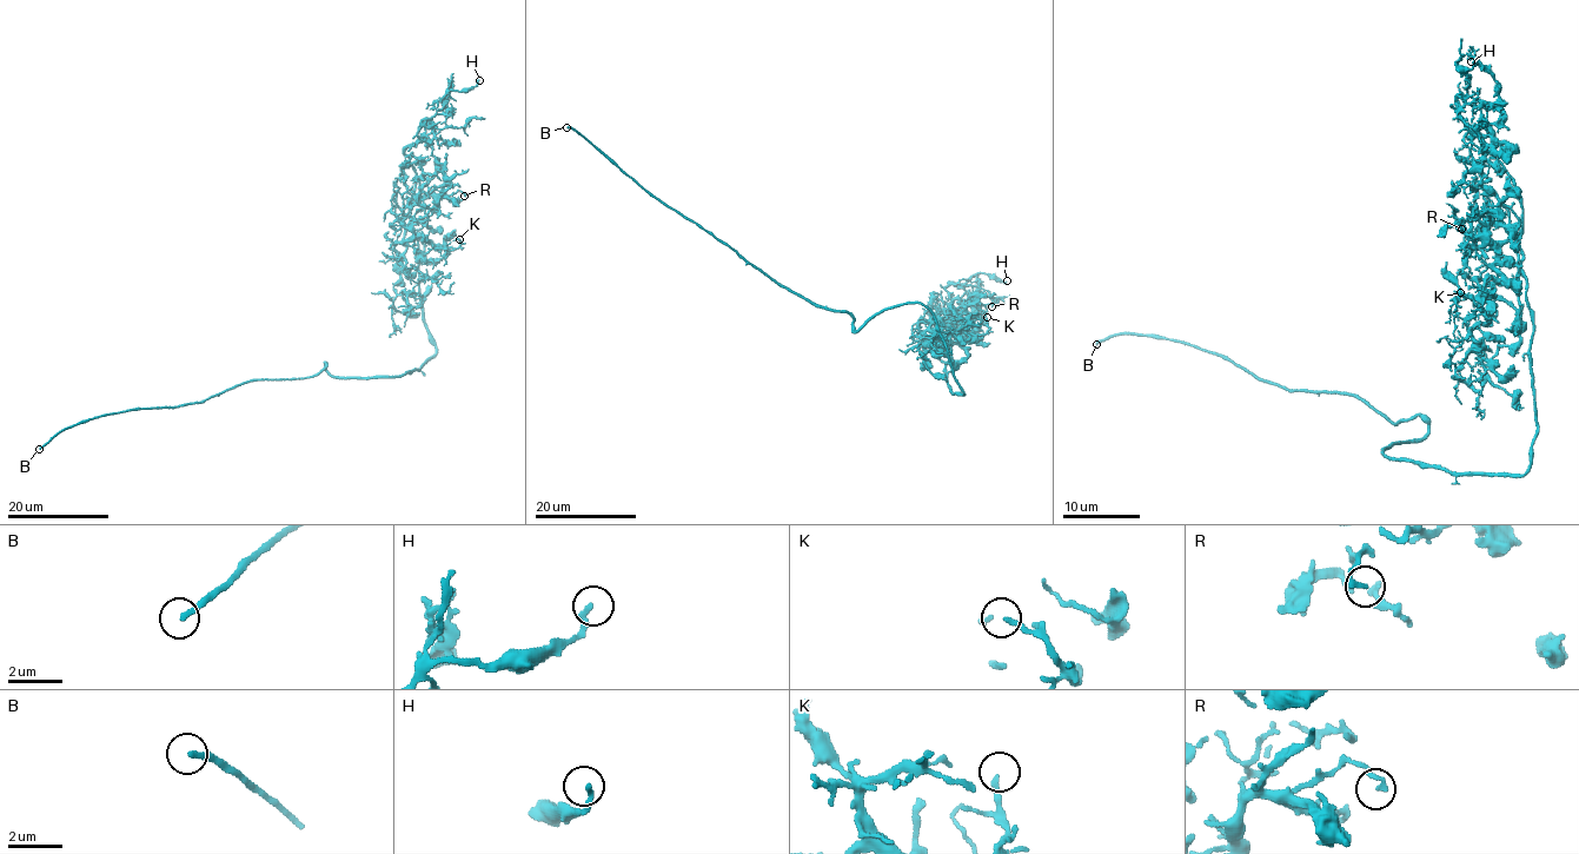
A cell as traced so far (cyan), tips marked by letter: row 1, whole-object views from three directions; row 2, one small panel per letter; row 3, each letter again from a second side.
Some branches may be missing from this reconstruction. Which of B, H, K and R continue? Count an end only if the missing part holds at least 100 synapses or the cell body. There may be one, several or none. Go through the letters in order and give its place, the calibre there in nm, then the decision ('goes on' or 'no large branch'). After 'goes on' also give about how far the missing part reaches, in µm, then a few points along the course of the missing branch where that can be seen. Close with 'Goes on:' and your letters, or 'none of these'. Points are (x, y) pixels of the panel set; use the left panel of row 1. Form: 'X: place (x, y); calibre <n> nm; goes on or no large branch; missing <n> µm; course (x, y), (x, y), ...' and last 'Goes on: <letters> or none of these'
B: place (39, 449); calibre 200 nm; goes on; missing 15 µm
H: place (479, 80); calibre 190 nm; no large branch
K: place (459, 239); calibre 180 nm; no large branch
R: place (464, 196); calibre 150 nm; no large branch
Goes on: B

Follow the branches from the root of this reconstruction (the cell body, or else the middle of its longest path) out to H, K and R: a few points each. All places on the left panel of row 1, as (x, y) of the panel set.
H: (406, 373), (436, 348), (405, 150), (439, 99), (479, 80)
K: (406, 373), (436, 348), (424, 322), (417, 236), (407, 231), (396, 243), (419, 234), (456, 249), (459, 239)
R: (406, 373), (436, 352), (424, 322), (418, 240), (406, 204), (431, 209), (440, 198), (464, 196)

